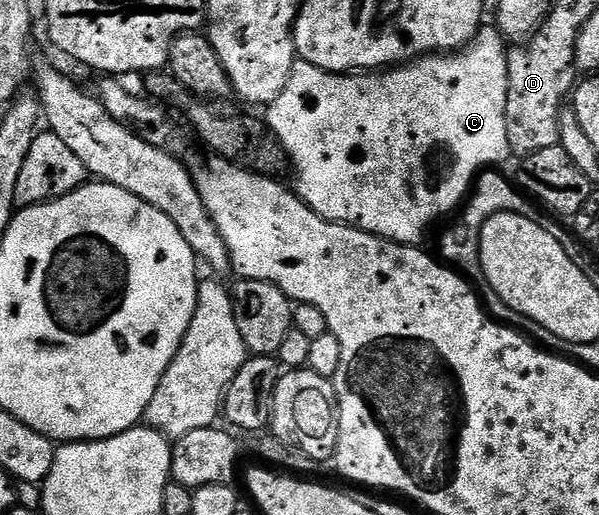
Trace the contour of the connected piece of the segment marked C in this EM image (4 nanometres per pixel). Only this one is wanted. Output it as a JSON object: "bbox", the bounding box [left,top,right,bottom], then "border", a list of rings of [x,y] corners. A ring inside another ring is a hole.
{"bbox":[267,24,510,247],"border":[[[485,24],[477,31],[469,45],[461,47],[456,52],[427,54],[424,58],[415,58],[412,62],[386,68],[380,72],[332,74],[315,68],[315,64],[298,60],[293,63],[287,88],[283,88],[283,92],[279,92],[276,100],[269,103],[267,121],[275,136],[283,144],[283,148],[289,153],[289,161],[295,174],[297,170],[297,186],[295,185],[297,197],[302,198],[320,218],[328,222],[338,222],[341,226],[354,226],[357,230],[386,238],[388,242],[402,242],[404,246],[420,247],[429,225],[439,221],[444,214],[452,215],[466,201],[477,175],[486,168],[496,167],[498,165],[496,162],[510,157],[507,144],[506,39],[496,25]]]}

